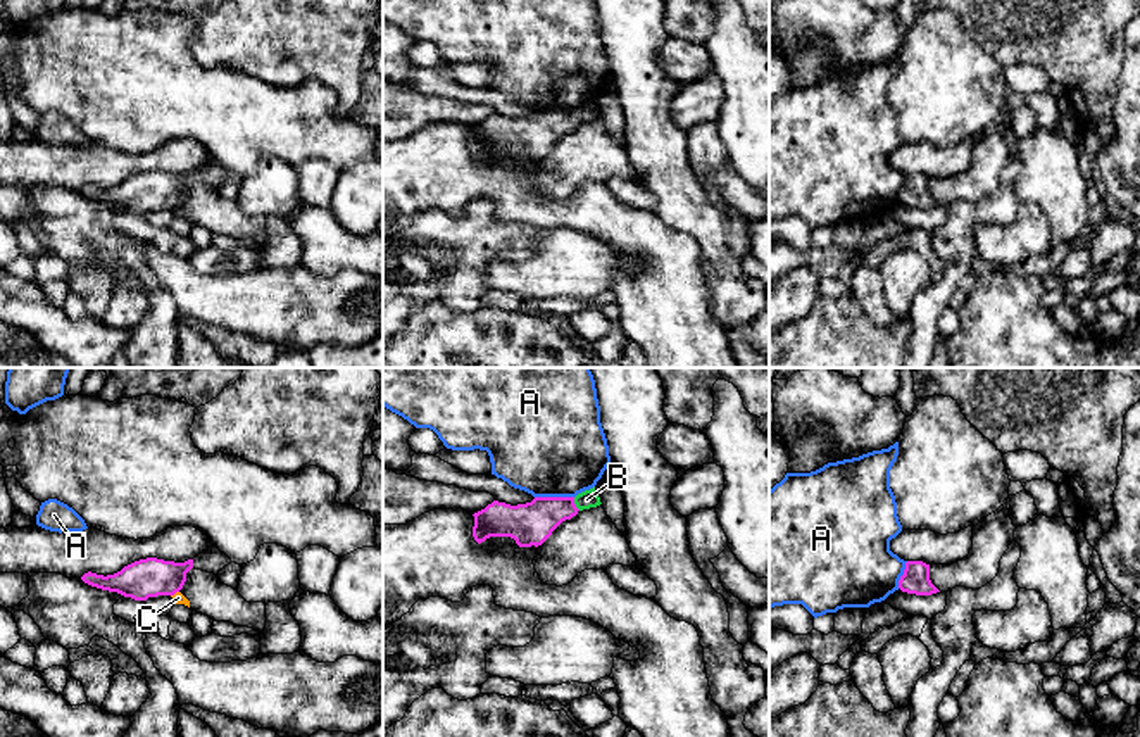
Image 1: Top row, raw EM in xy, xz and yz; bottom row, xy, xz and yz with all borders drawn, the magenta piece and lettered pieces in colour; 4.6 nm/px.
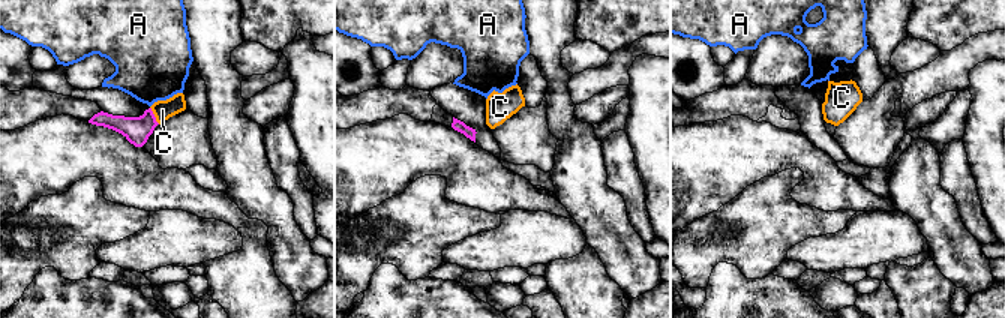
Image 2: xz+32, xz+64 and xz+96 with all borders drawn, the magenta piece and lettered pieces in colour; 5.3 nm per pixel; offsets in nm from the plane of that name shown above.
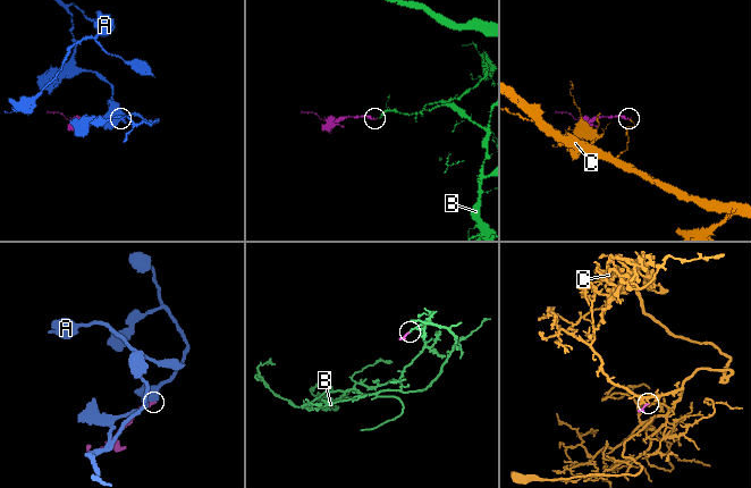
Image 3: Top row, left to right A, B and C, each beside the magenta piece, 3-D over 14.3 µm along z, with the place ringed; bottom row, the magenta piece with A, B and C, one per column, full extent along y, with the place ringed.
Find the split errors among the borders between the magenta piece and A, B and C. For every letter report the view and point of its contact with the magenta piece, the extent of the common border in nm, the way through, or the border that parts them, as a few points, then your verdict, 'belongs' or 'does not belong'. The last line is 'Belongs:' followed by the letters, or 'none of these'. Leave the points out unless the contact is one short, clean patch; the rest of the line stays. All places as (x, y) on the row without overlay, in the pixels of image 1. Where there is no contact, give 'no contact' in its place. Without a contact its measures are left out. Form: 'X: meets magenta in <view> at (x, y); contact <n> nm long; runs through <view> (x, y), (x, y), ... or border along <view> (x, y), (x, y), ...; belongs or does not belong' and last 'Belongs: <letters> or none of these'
A: meets magenta in xz at (554, 111); contact 180 nm long; border along xz (535, 109), (573, 111); does not belong
B: meets magenta in xz at (575, 118); contact 70 nm long; runs through xz (532, 137), (545, 126), (575, 118), (587, 113); belongs
C: meets magenta in xy at (175, 206); contact 50 nm long; border along xy (178, 204), (171, 209); does not belong
Belongs: B

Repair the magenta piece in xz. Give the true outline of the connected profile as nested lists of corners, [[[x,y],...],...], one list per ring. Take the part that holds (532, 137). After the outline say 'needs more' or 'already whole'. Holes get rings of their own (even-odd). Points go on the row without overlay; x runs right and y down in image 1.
[[[595,100],[576,110],[535,110],[517,119],[493,114],[473,128],[473,150],[478,157],[490,150],[510,150],[519,161],[538,161],[562,135],[600,117]]] | needs more

